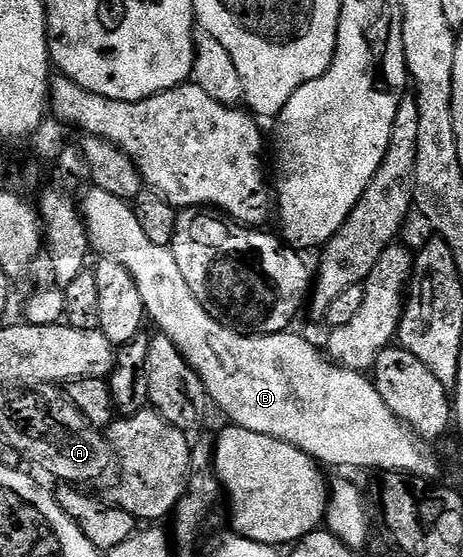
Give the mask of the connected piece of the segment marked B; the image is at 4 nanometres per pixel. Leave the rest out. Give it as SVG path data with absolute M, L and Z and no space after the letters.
M88 189L88 194L81 198L81 209L83 212L83 223L87 229L87 238L91 241L91 249L99 258L112 258L117 264L121 264L129 272L129 276L133 276L133 280L137 284L137 292L141 292L141 300L147 309L147 318L155 321L155 330L163 334L169 340L173 340L173 344L185 356L185 360L197 372L197 376L203 382L203 387L207 389L207 397L212 403L215 402L223 409L226 420L232 426L240 426L241 428L249 428L249 432L261 432L261 436L273 436L280 438L285 444L293 444L297 448L301 448L301 452L311 455L316 462L327 466L364 466L365 469L379 470L378 472L390 472L392 470L402 470L404 474L418 474L424 480L431 480L436 477L435 474L435 454L431 451L432 443L424 439L422 434L415 433L411 427L406 426L400 418L396 416L389 408L389 404L385 404L385 400L381 400L381 396L377 392L374 381L366 373L358 370L350 370L344 366L340 366L338 362L331 361L330 357L322 349L319 350L307 338L302 338L296 332L284 332L282 334L244 334L238 330L232 330L229 326L217 321L213 316L209 316L209 312L205 312L205 308L201 308L199 301L193 296L193 292L189 292L189 284L185 284L185 276L181 276L181 268L177 268L177 260L173 256L173 252L161 244L153 244L153 240L149 240L149 236L145 236L145 231L141 229L141 220L137 220L134 205L128 199L112 196L110 192L104 190Z

